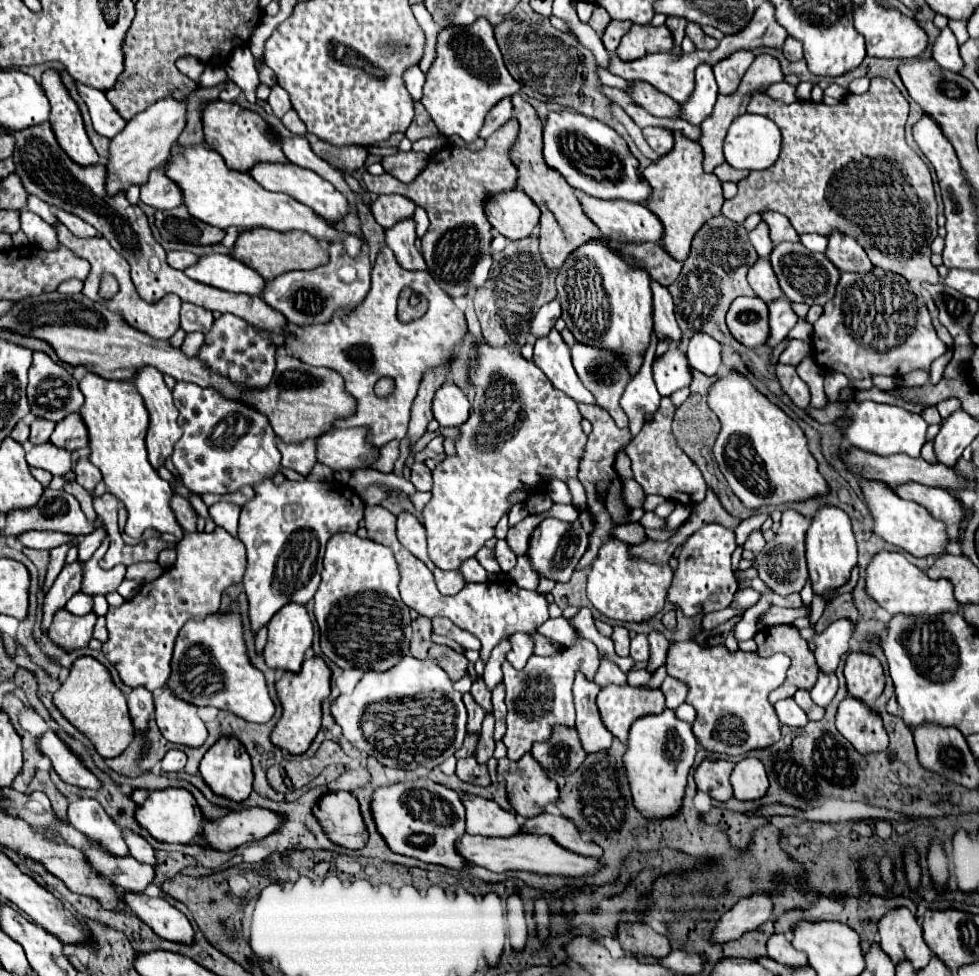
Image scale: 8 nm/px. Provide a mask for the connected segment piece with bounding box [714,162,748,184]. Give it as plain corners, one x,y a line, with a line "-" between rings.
726,162
724,164
720,164
716,170
714,170
714,174
718,176
718,180
720,182
734,182
734,184
738,184
740,180
744,180
746,176
748,176
748,172
746,170
736,170
736,168
732,168
732,166
728,166

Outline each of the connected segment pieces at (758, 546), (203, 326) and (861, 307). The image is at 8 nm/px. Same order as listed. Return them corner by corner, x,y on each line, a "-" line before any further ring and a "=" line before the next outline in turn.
756,530
756,532
752,532
752,534
748,536
748,540
746,540
746,544
744,544
744,550
752,550
754,554
758,554
762,548
764,548
764,538
762,538
762,532
=
188,302
182,304
182,330
184,332
210,332
212,324
214,324
214,316
212,312
204,310
204,308
198,308
198,306
192,306
=
874,268
868,274
844,272
836,296
824,306
822,316
814,324
814,358
816,364
824,370
836,370
848,376
850,382
872,378
876,374
886,376
904,376
912,370
930,370
930,364
946,352
946,344
936,336
932,326
932,318
926,310
926,304
918,292
910,288
910,284
892,272
884,272
882,268

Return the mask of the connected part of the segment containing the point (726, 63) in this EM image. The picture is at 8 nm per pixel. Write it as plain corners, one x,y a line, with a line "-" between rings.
740,50
724,60
720,60
716,66
714,66
714,76
716,76
716,84
718,84
718,90
720,94
734,94
740,86
740,80
742,76
746,74
746,70
750,68
754,60
754,54
748,52
748,50

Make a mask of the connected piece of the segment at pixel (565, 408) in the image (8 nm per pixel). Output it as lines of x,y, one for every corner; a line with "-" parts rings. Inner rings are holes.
480,338
480,340
476,340
476,350
472,350
470,352
470,364
468,364
468,378
470,378
470,384
472,384
472,388
474,388
474,398
472,398
472,414
470,414
470,418
468,418
468,422
464,422
464,426
460,426
460,438
456,440
456,454
452,454
452,456
446,456
442,462
438,462
438,466
434,468
434,488
432,488
432,500
424,506
424,526
426,526
426,534
428,534
428,554
430,554
430,558
432,558
432,562
438,566
438,568
442,568
442,570
458,570
460,568
460,564
464,562
464,560
468,560
468,558
472,558
482,546
484,546
484,542
486,540
490,540
492,536
494,536
494,528
496,528
496,524
498,524
498,520
504,516
504,514
508,514
508,510
510,510
510,496
516,492
516,490
522,490
522,492
526,492
526,496
530,498
532,494
538,494
538,492
542,492
544,488
540,488
540,486
544,486
544,484
548,484
552,478
558,478
558,480
562,480
562,482
566,482
566,480
570,480
570,478
576,478
578,476
578,468
580,468
580,458
584,456
584,446
586,446
586,436
584,436
584,432
582,432
582,426
580,426
580,420
582,420
582,414
578,412
578,406
576,406
576,402
572,402
572,398
568,398
564,392
560,392
560,390
556,390
554,386
552,386
552,382
548,382
548,378
546,378
546,374
534,364
534,362
530,362
530,360
526,360
520,352
510,352
510,350
504,350
504,348
490,348
488,346
488,342
484,340
484,338
-
572,402
572,404
570,404
-
514,404
518,404
518,406
514,406
-
512,408
518,408
518,412
516,412
516,420
512,418
506,418
504,414
506,414
506,410
510,412
-
506,418
506,422
504,424
500,424
502,420
-
490,422
496,422
496,424
500,424
500,428
498,428
498,432
494,432
494,428
492,428
492,432
490,434
480,434
480,424
490,424

